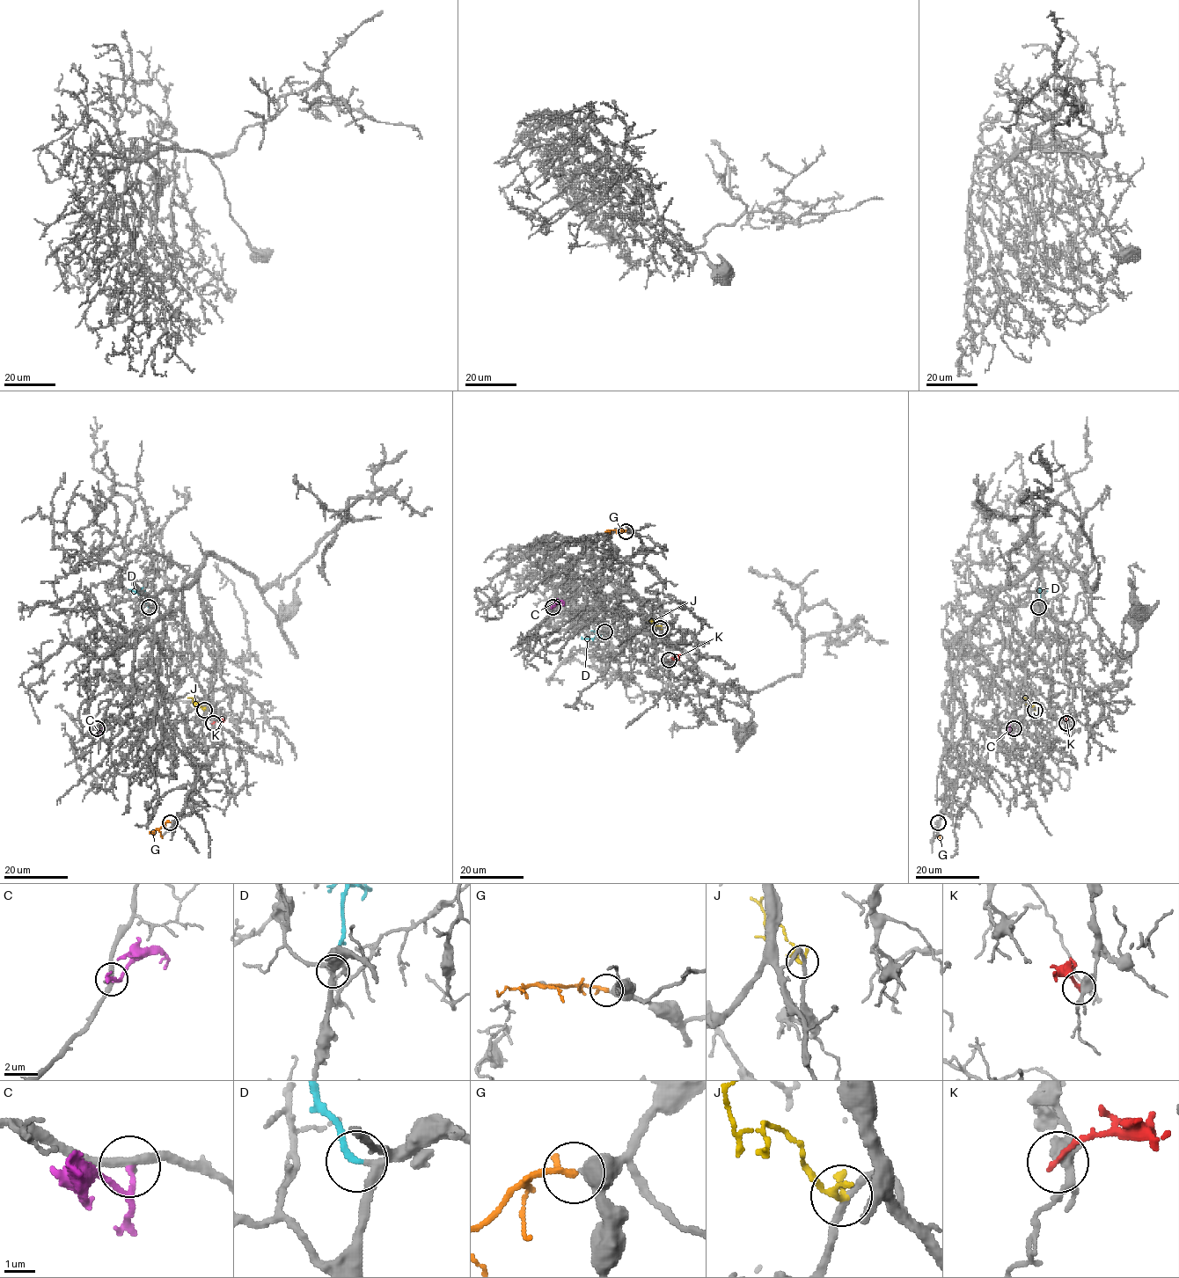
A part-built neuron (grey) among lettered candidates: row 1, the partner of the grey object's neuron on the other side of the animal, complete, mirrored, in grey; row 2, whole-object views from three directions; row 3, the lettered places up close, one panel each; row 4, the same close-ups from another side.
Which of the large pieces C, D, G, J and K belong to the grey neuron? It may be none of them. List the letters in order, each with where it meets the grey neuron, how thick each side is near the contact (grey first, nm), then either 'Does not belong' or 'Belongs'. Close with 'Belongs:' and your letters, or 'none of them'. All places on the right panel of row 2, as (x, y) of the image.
C: Touches grey at (1014, 728). Thickness 280 nm (grey) against 160 nm. Does not belong
D: Touches grey at (1038, 607). Thickness 180 nm (grey) against 200 nm. Belongs
G: Touches grey at (938, 822). Thickness 400 nm (grey) against 240 nm. Belongs
J: Touches grey at (1035, 710). Thickness 200 nm (grey) against 280 nm. Does not belong
K: Touches grey at (1066, 723). Thickness 340 nm (grey) against 180 nm. Does not belong
Belongs: D, G

